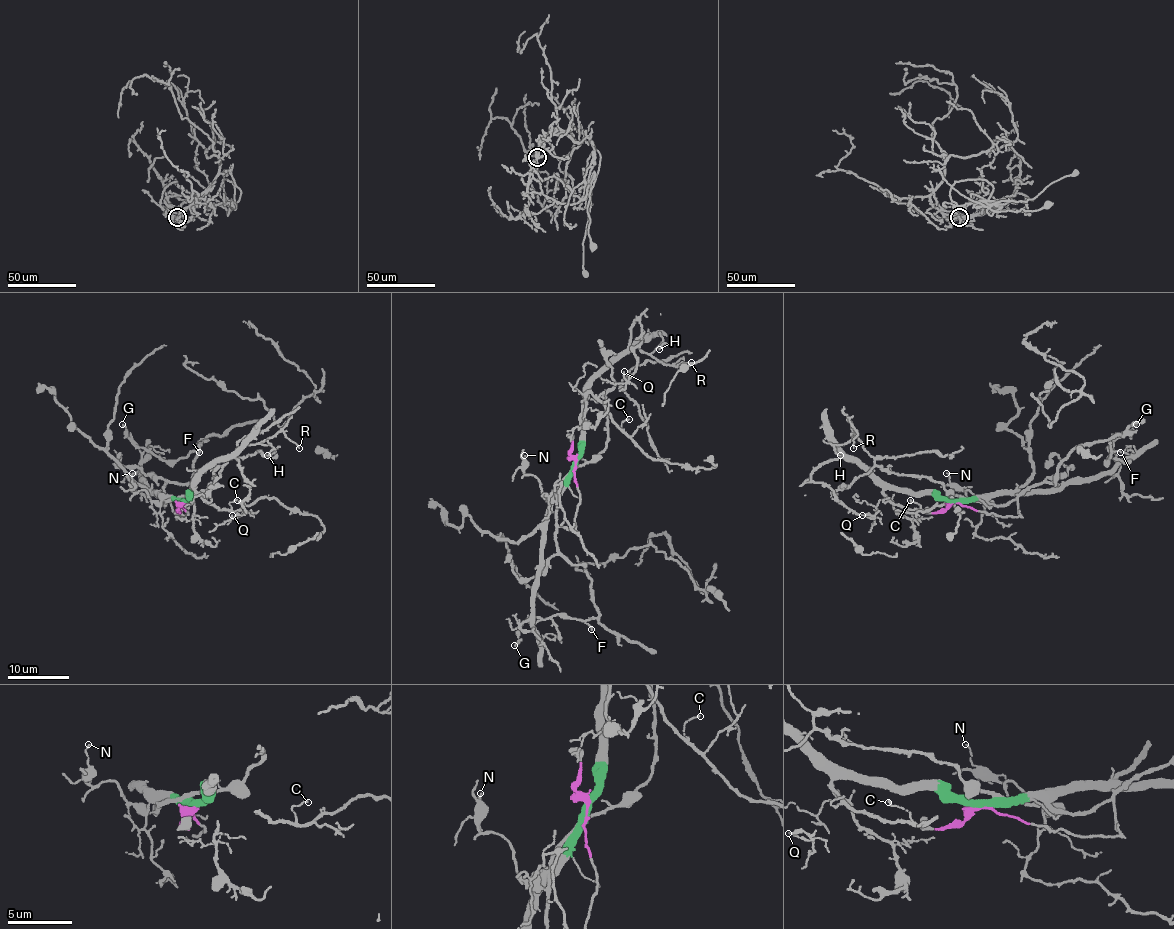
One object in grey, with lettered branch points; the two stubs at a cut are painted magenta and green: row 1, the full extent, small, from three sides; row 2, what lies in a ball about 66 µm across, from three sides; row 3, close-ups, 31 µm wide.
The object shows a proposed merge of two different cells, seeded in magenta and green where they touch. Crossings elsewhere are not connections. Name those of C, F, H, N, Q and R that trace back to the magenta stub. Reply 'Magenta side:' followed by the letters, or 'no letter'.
Magenta side: F, N

